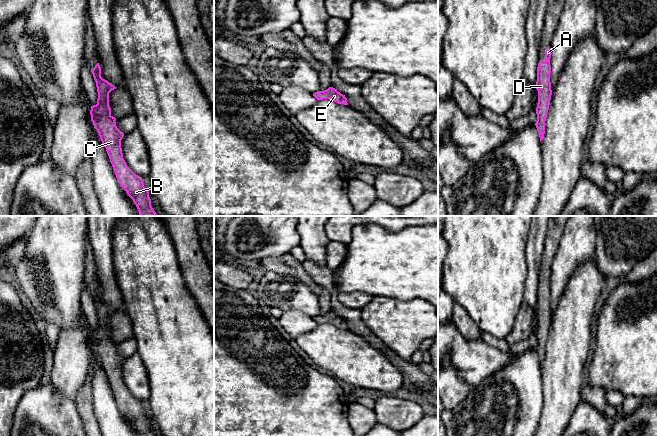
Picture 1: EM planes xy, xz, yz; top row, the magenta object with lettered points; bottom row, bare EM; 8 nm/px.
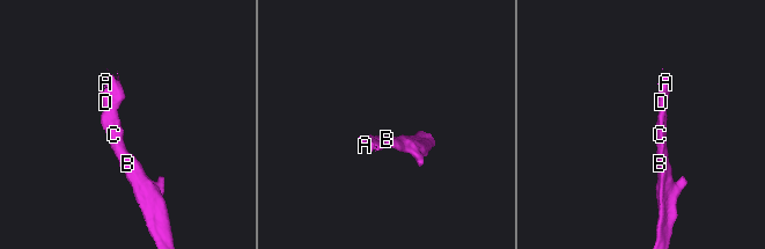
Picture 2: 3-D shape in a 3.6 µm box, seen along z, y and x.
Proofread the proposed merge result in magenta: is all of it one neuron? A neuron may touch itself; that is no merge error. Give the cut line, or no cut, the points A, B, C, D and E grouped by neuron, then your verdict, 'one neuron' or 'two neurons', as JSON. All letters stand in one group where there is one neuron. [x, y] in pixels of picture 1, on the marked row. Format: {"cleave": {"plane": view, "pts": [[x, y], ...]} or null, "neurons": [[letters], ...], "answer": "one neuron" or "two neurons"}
{"cleave": null, "neurons": [["A", "B", "C", "D", "E"]], "answer": "one neuron"}

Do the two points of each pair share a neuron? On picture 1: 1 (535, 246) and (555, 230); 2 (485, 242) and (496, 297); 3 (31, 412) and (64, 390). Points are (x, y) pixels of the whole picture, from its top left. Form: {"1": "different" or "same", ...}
{"1": "different", "2": "same", "3": "different"}

